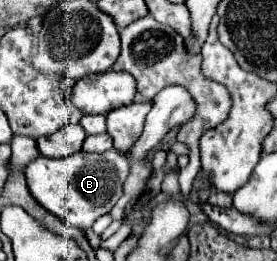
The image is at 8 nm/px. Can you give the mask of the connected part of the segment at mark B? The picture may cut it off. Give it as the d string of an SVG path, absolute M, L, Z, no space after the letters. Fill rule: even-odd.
M110 149L110 151L104 151L104 153L76 153L76 155L70 155L70 157L62 157L62 159L50 159L50 157L38 157L34 159L28 167L26 167L26 181L28 181L28 189L30 189L30 195L46 209L50 211L52 215L60 217L62 221L70 223L72 227L78 227L78 229L90 229L92 223L106 215L114 203L122 197L122 185L126 181L130 173L130 167L128 167L128 157L124 155L118 155L116 149Z

